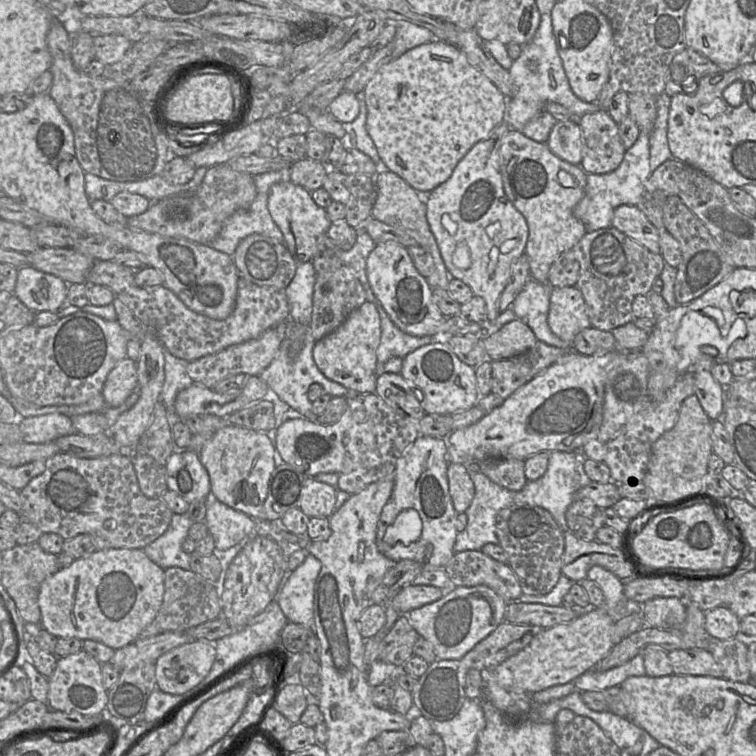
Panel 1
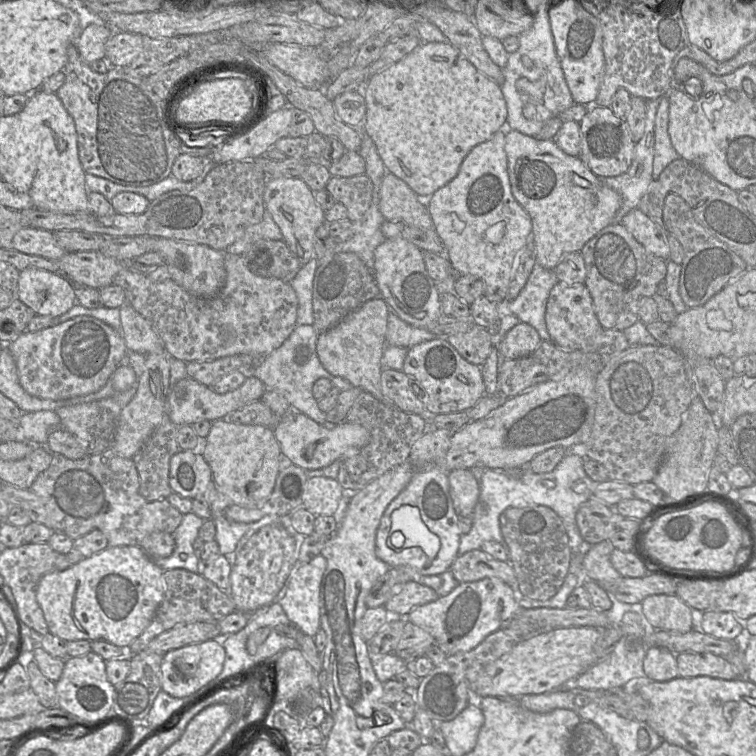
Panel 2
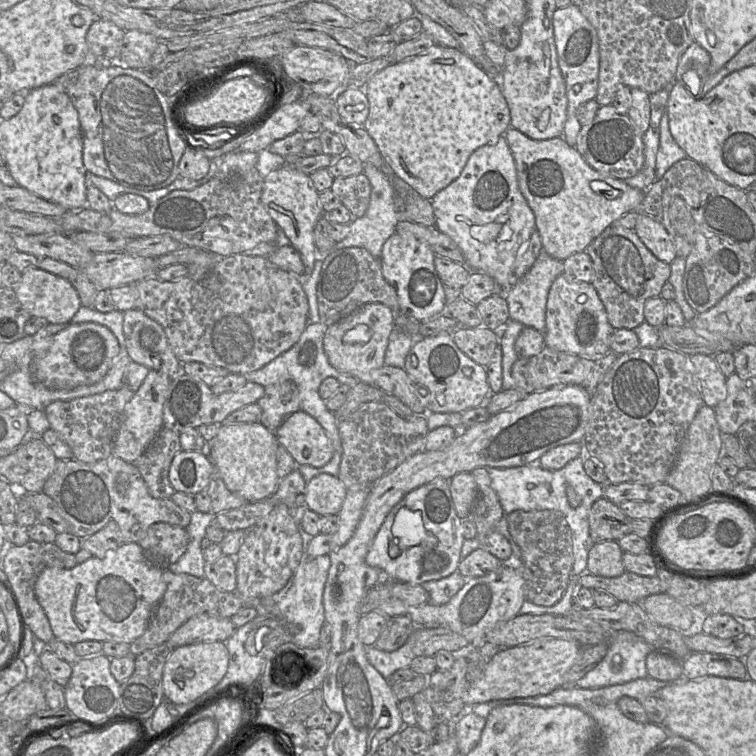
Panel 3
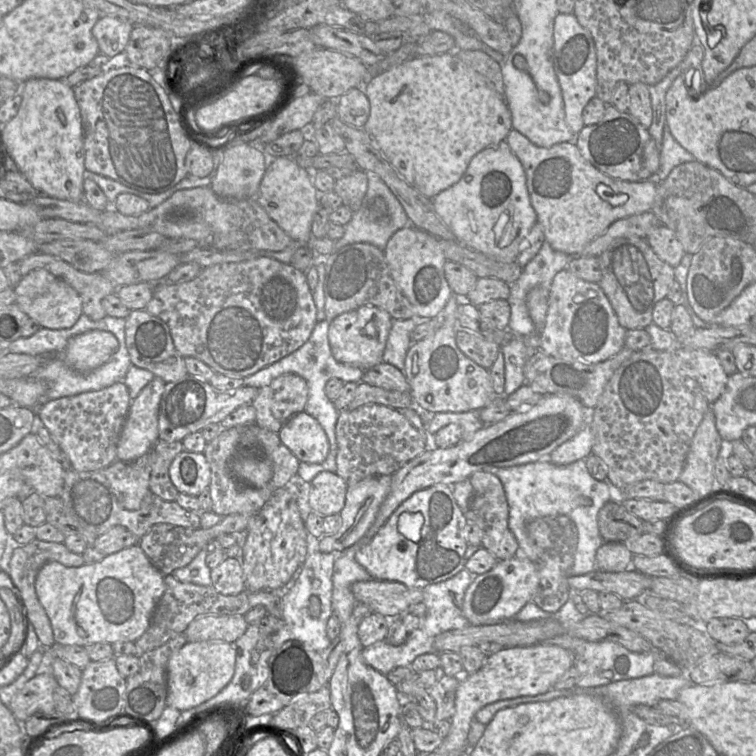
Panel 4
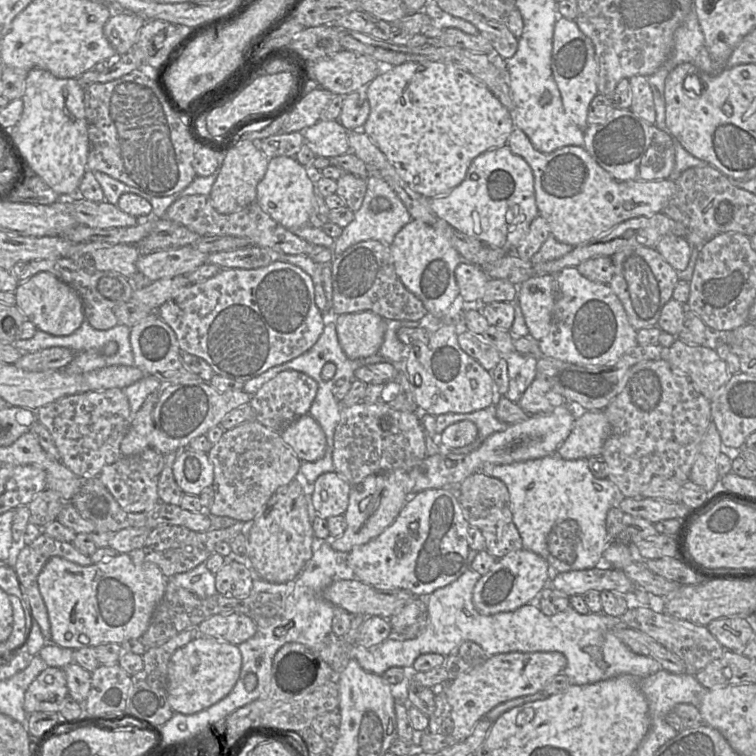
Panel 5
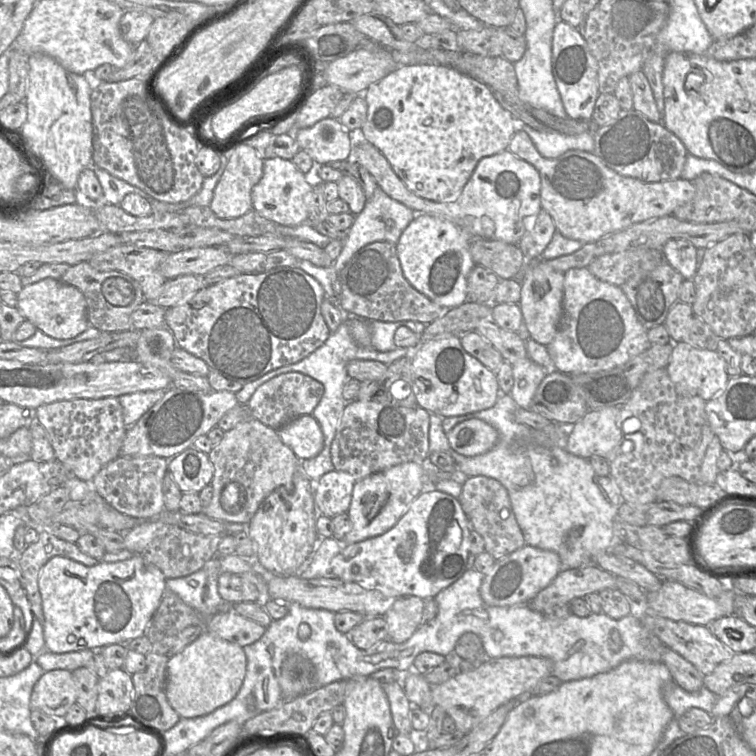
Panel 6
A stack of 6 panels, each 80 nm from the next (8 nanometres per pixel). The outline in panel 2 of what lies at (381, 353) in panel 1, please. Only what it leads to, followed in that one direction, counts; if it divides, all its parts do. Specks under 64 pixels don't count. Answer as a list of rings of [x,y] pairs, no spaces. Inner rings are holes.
[[[390,311],[387,323],[387,346],[399,346],[409,349],[419,343],[437,338],[425,328],[409,325],[401,320],[394,312]]]

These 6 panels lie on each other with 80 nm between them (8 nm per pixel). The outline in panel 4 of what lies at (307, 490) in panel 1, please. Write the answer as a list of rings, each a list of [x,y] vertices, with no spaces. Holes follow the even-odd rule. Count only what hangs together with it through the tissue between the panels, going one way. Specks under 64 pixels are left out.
[[[336,472],[318,473],[309,485],[312,512],[327,517],[339,514],[345,506],[348,484]]]

